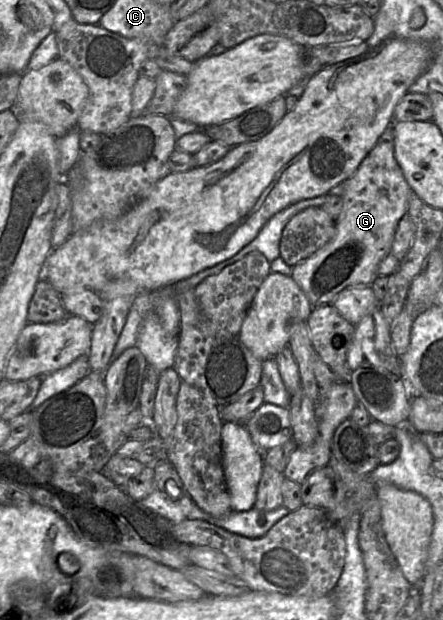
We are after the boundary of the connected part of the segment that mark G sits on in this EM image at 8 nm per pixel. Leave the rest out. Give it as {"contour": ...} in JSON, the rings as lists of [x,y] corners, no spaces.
{"contour":[[[393,123],[379,137],[356,172],[344,184],[343,207],[334,237],[313,255],[293,266],[292,278],[312,307],[332,304],[336,295],[353,285],[371,285],[380,262],[390,254],[401,218],[407,214],[412,189],[394,155]]]}

